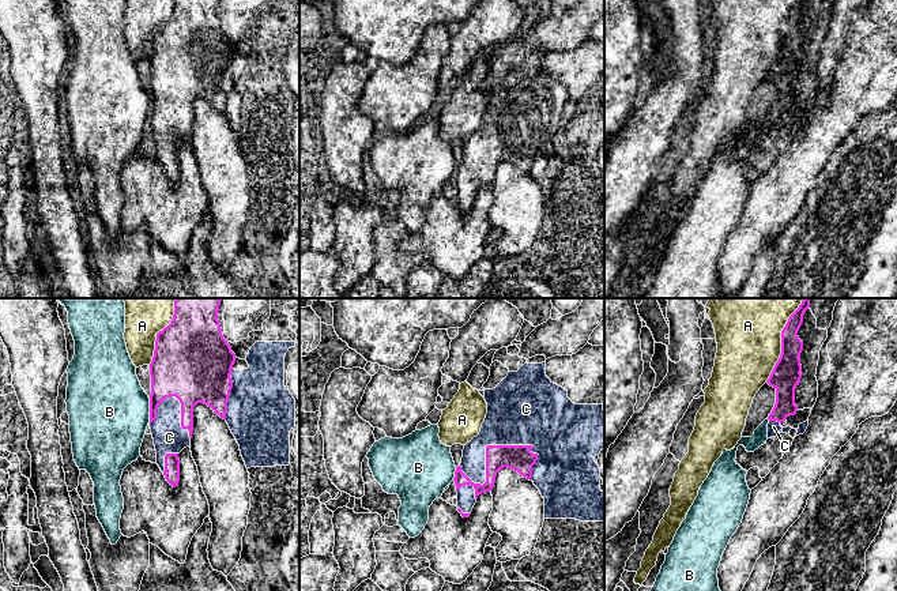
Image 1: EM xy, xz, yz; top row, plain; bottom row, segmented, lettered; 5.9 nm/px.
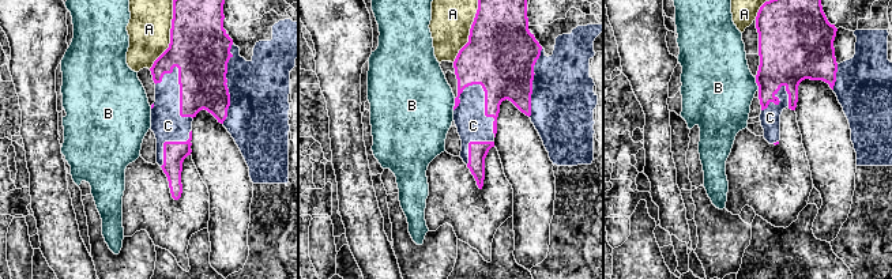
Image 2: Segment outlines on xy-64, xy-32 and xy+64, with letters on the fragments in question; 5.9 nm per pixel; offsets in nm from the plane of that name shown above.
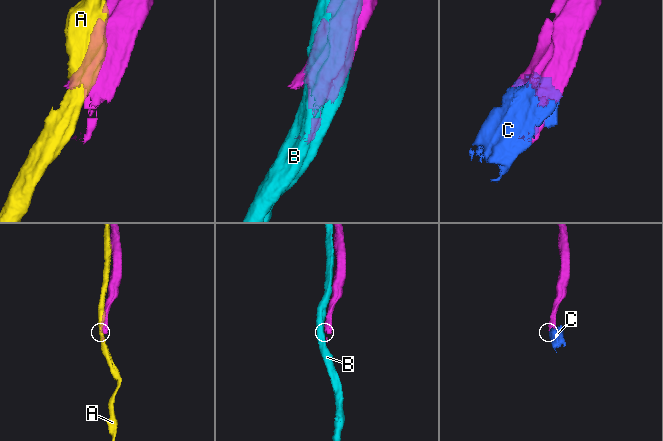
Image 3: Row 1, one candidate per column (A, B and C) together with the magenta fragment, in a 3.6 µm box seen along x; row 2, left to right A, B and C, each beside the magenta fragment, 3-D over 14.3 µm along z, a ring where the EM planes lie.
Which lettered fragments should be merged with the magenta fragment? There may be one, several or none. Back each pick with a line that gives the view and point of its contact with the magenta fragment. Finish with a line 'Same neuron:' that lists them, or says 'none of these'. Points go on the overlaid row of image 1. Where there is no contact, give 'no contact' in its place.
C: meets magenta in xz at (486, 450)
Same neuron: C

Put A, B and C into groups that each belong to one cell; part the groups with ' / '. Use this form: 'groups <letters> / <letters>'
groups A / B / C

